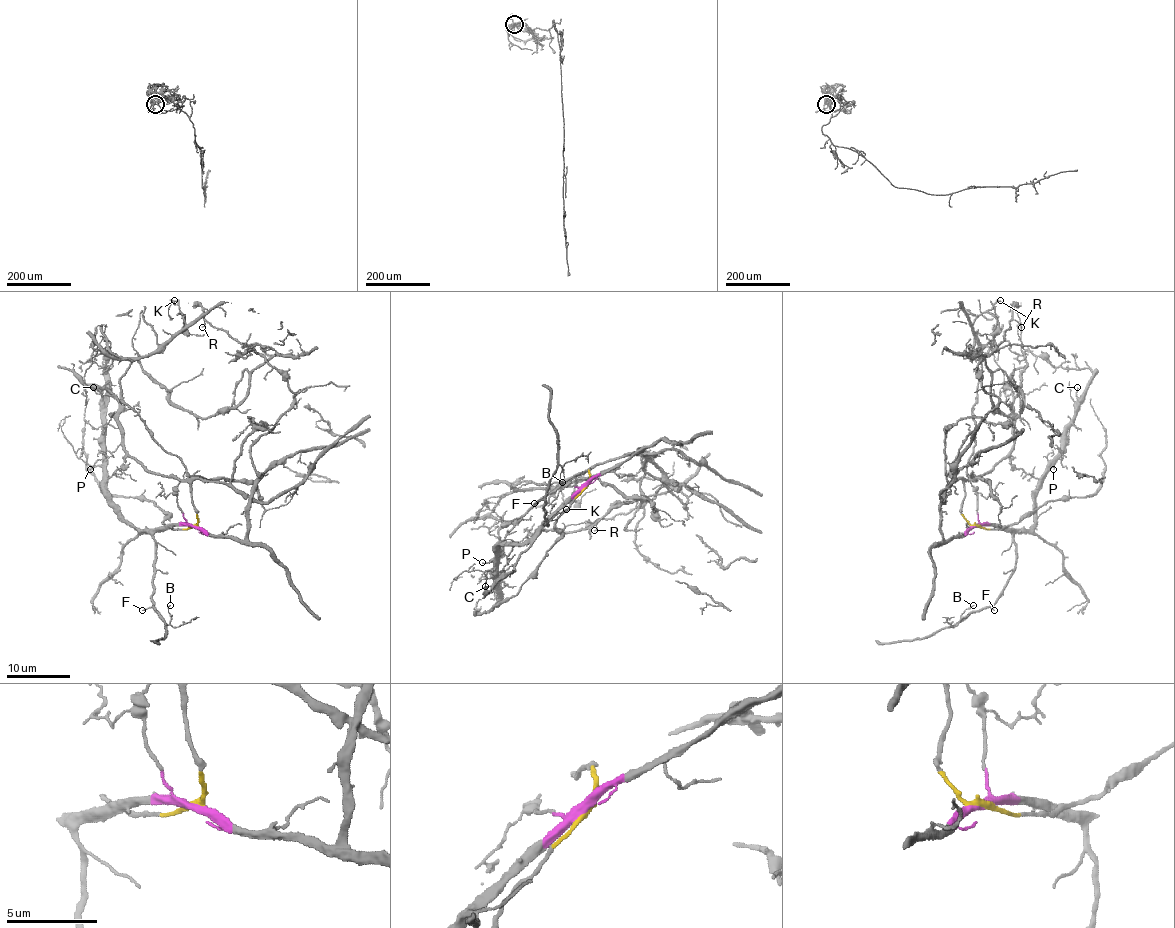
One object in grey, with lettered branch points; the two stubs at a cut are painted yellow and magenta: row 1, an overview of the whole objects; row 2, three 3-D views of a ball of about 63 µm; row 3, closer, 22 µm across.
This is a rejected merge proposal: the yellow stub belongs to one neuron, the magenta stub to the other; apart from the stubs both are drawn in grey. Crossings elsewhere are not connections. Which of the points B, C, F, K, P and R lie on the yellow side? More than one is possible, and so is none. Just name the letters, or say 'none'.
K

